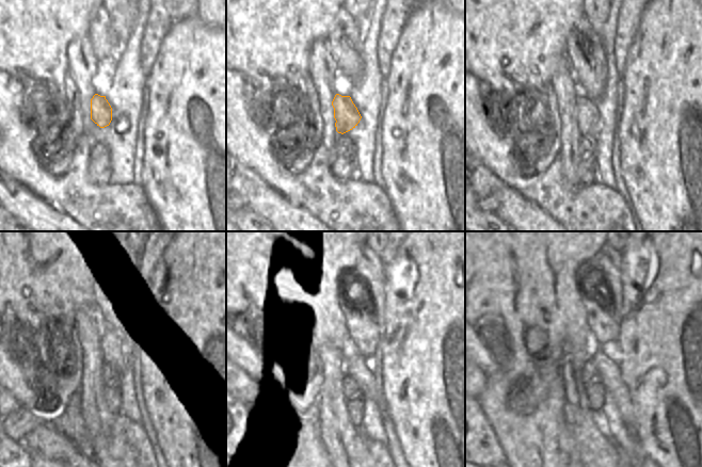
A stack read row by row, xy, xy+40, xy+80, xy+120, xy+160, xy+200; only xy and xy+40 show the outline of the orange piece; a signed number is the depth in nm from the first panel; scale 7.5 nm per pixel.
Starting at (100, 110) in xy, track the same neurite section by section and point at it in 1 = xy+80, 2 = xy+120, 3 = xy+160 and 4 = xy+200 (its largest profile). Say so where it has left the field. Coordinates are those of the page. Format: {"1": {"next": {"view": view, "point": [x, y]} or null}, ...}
{"1": {"next": {"view": "xy+80", "point": [588, 116]}}, "2": {"next": {"view": "xy+120", "point": [113, 350]}}, "3": {"next": {"view": "xy+160", "point": [356, 365]}}, "4": {"next": {"view": "xy+200", "point": [609, 371]}}}

